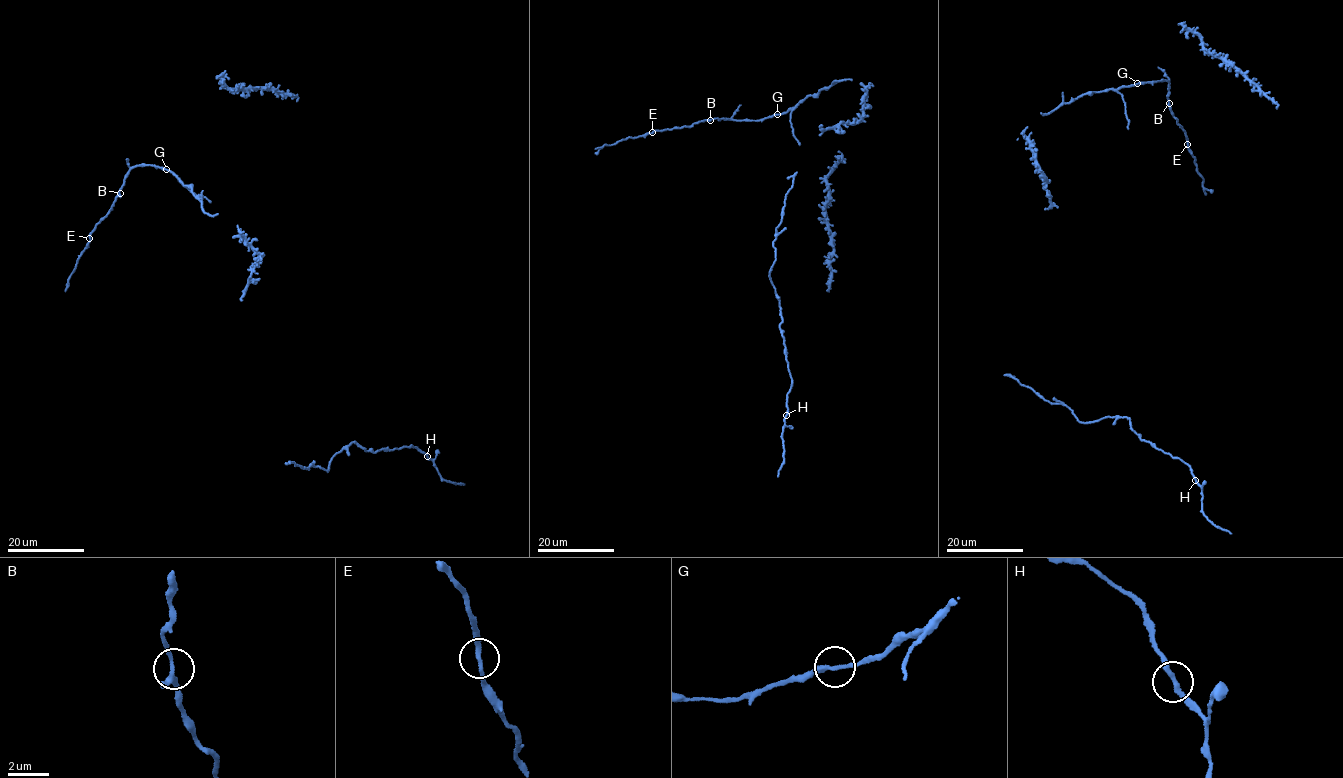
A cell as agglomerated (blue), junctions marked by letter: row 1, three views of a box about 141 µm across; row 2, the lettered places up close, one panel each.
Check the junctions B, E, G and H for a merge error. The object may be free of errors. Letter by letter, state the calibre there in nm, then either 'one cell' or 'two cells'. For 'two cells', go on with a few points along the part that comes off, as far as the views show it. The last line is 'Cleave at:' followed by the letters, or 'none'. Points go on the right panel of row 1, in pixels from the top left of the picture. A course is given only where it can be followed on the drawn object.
B: calibre 240 nm; one cell
E: calibre 220 nm; one cell
G: calibre 240 nm; one cell
H: calibre 240 nm; two cells; course (1195, 481), (1201, 489), (1205, 516), (1213, 524), (1231, 533)
Cleave at: H

